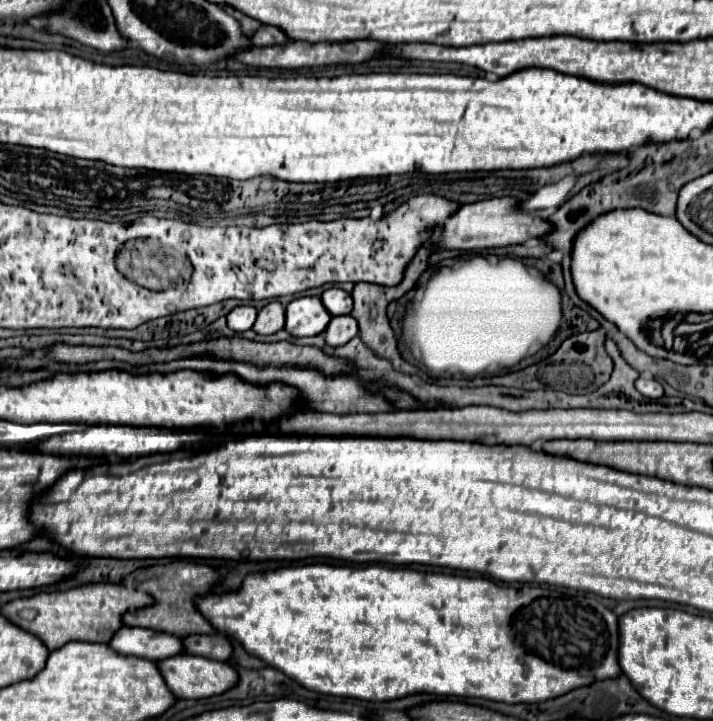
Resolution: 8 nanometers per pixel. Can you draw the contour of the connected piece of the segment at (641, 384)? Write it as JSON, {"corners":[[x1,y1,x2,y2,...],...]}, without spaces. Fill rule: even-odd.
{"corners":[[639,377,635,387,637,387,637,391,639,391,641,395,645,395,645,397,649,397,649,399,659,399,659,397,663,397,663,387,661,387,661,383,655,381,655,379,651,379,651,377]]}

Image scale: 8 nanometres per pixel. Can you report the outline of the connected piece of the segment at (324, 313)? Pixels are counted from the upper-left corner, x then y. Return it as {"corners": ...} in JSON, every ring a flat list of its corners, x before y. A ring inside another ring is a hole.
{"corners":[[299,297,287,305,285,329,293,337,319,335,327,329,331,317,319,297]]}

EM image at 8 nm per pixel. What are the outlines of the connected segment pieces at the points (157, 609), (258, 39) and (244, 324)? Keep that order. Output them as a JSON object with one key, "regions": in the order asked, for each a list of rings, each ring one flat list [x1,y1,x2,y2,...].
{"regions":[[[173,561,173,563,167,563,167,565,155,565,155,567,139,569,139,571,129,575,129,583,143,587,143,591,153,595,155,605,139,609,135,615,127,613,125,625,129,625,129,627,149,627,149,629,173,633,173,635,179,635,179,637,189,637,189,635,195,635,195,633,209,633,209,635,217,633,217,629,195,607,195,597,207,595,211,591,211,587,219,581,221,581,221,575,215,569,211,569,207,565,195,565,195,563,189,563,189,561]],[[263,25,261,29,257,29,257,33,255,35,251,35,251,45,257,45,257,47,261,47,261,45,273,45,273,43,285,43,285,35,283,35,283,31,281,29,277,29,277,27,269,27,269,25]],[[241,305,241,307,233,309,233,311,227,315,227,325,229,325,229,329,233,329,235,333,243,333,243,331,247,331,247,329,253,327,255,317,257,317,257,309,255,309,255,307,251,307,251,305]]]}

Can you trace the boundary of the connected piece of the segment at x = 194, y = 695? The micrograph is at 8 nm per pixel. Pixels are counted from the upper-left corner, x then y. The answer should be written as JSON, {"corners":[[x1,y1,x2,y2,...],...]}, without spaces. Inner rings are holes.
{"corners":[[181,653,165,661,159,661,159,669,169,689,173,691,173,695,177,695,179,699,205,699,205,697,221,695,229,691,231,687,235,687,239,681,237,669,231,667,229,663,221,663,221,661,213,661,213,659,205,659,205,657,197,657,189,653]]}

